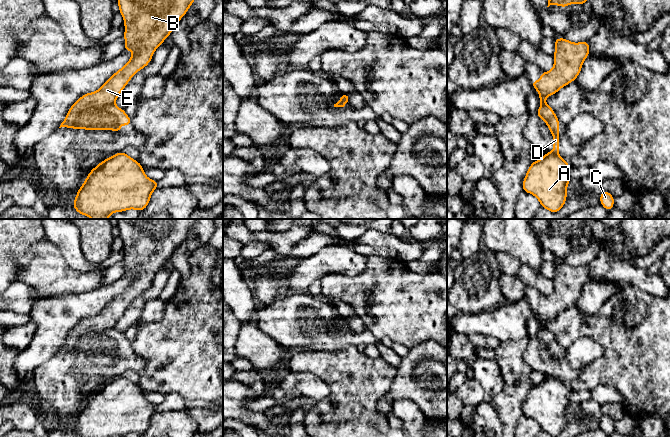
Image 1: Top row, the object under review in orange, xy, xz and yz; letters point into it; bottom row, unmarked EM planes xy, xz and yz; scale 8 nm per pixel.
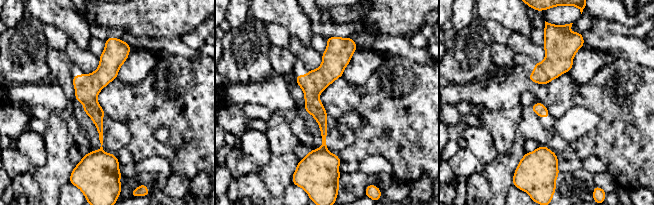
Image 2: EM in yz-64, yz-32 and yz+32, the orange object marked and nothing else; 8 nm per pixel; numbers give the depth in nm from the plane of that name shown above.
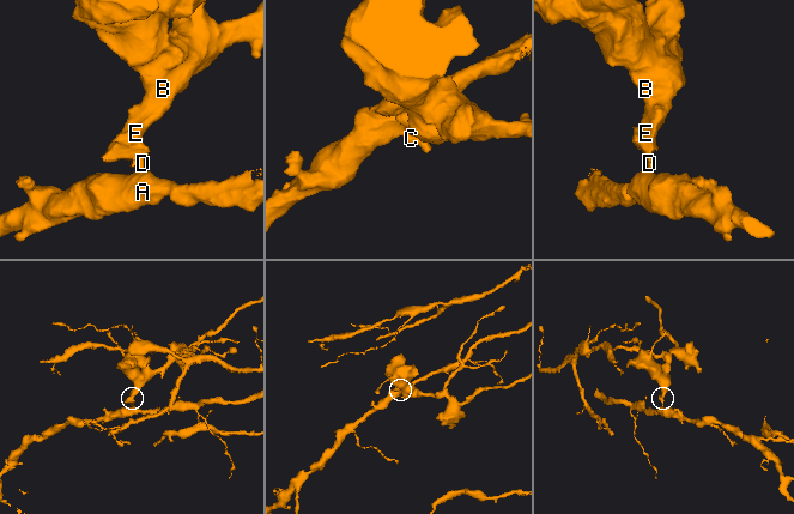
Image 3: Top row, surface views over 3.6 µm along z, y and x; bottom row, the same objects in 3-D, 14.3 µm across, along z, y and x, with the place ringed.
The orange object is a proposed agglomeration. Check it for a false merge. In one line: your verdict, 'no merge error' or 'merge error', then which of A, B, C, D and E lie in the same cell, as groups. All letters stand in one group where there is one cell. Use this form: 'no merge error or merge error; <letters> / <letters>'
merge error; A C / B D E

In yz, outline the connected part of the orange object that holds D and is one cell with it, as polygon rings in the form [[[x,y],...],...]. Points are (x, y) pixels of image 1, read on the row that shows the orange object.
[[[562,37],[554,39],[554,66],[548,72],[541,72],[538,81],[531,81],[532,86],[540,94],[540,107],[537,117],[541,118],[553,136],[553,151],[559,156],[559,120],[554,110],[546,103],[545,98],[556,94],[561,88],[576,80],[581,67],[590,54],[589,42],[574,43]]]

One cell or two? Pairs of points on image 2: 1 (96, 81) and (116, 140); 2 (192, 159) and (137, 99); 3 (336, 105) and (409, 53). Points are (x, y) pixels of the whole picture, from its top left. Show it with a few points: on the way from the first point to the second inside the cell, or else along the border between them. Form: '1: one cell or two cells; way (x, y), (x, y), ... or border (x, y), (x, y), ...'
1: one cell; way (92, 96), (93, 114), (101, 125)
2: one cell; way (192, 141), (155, 104)
3: two cells; border (384, 54), (401, 55), (421, 63), (428, 62)

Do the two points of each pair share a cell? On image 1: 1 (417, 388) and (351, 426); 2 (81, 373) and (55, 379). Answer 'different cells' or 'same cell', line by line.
1: different cells
2: same cell

